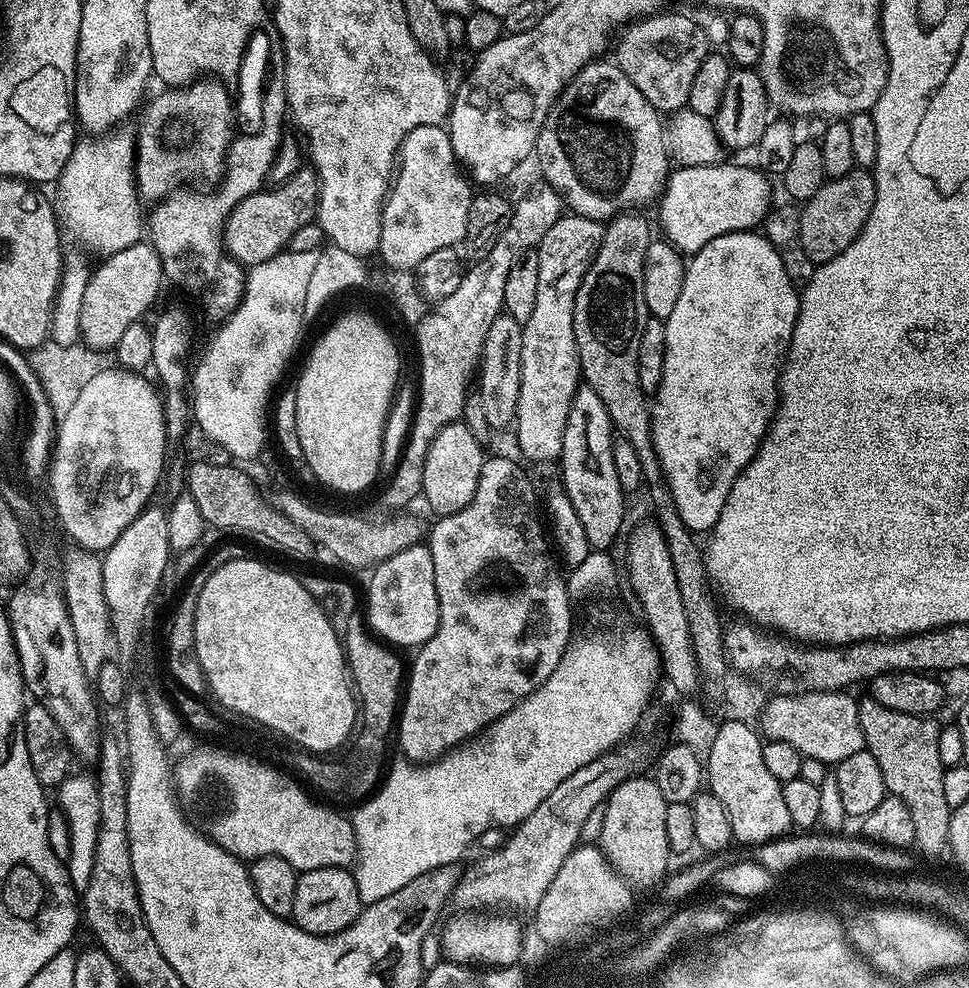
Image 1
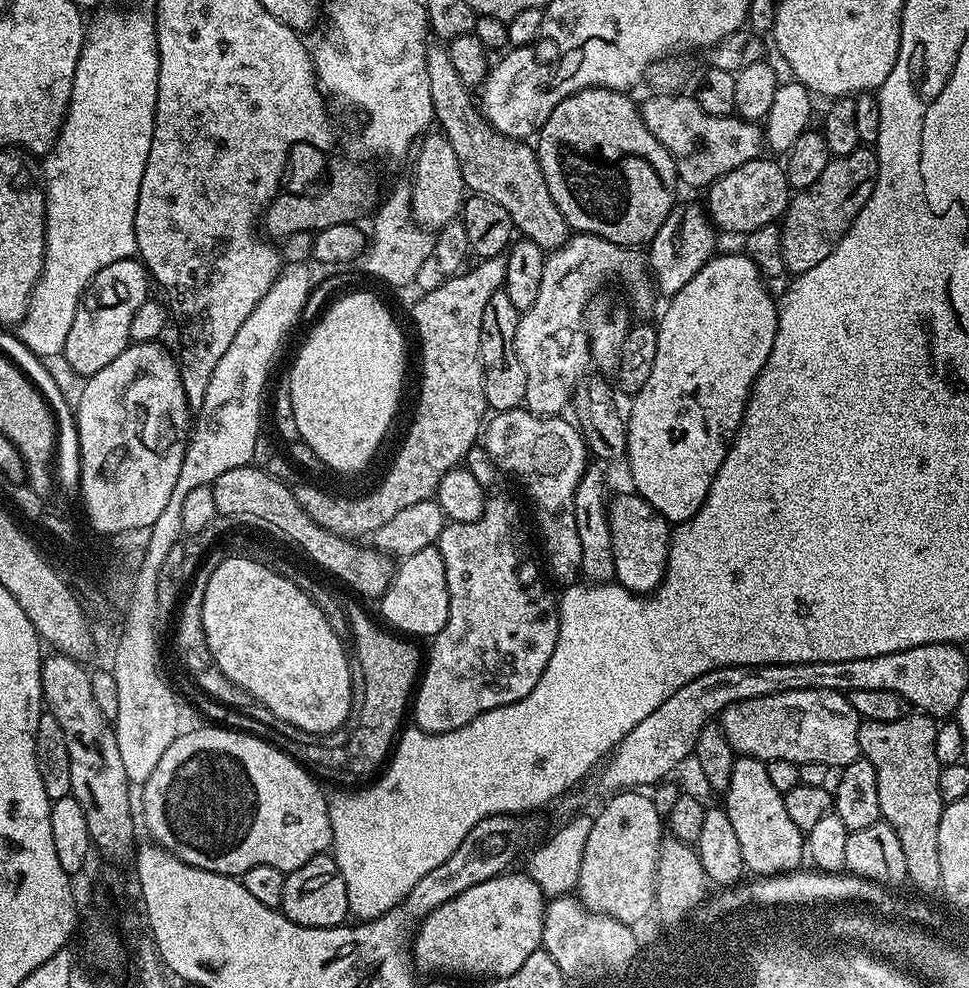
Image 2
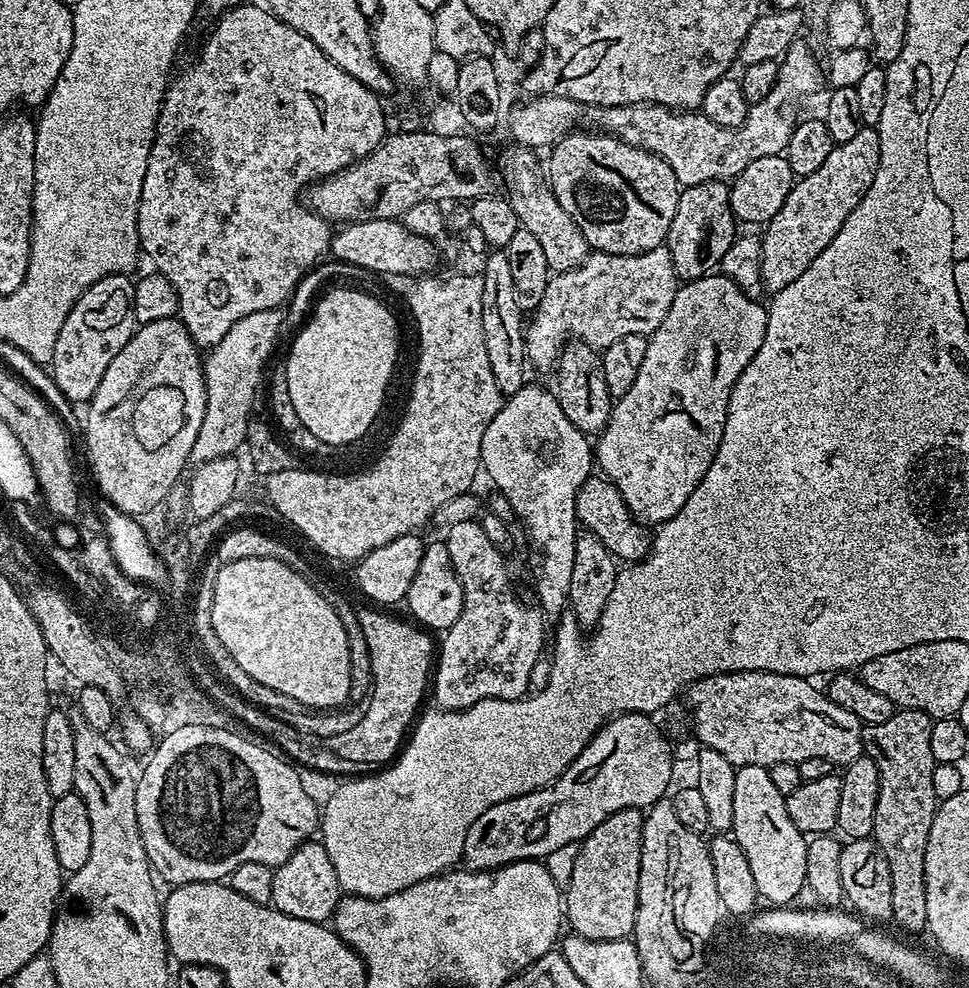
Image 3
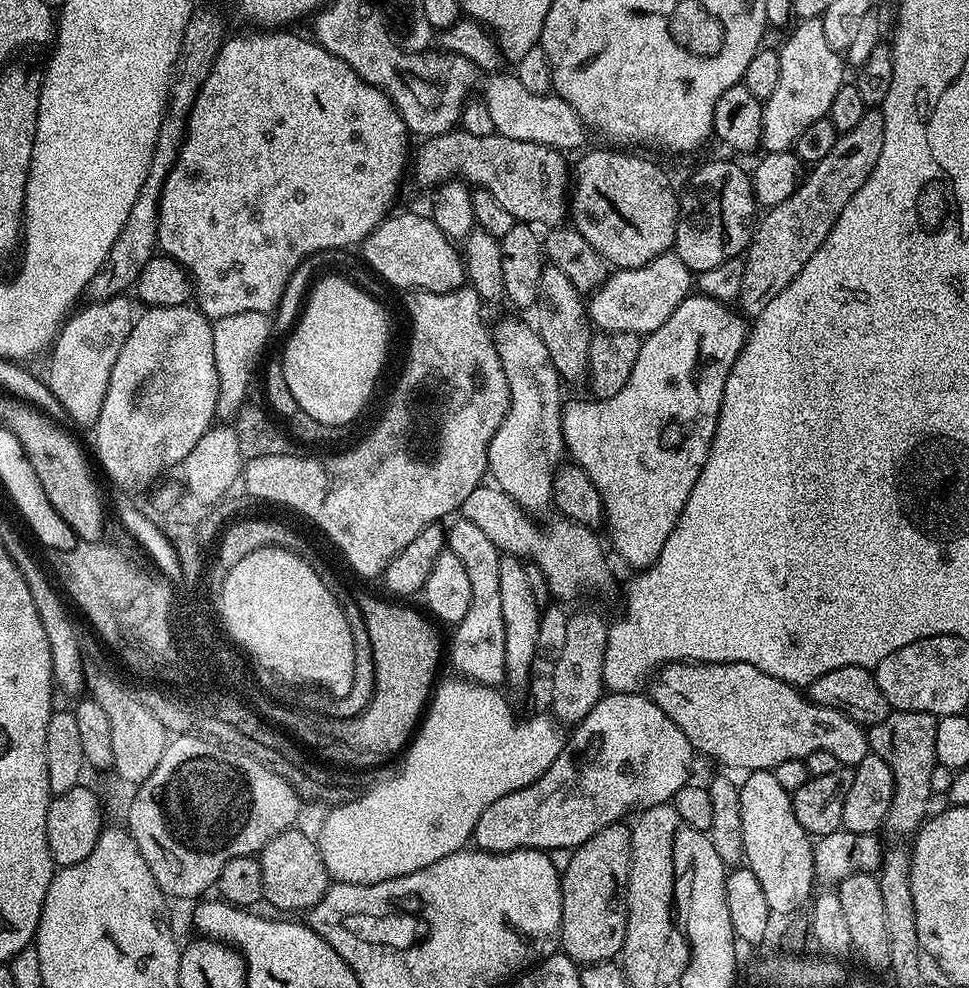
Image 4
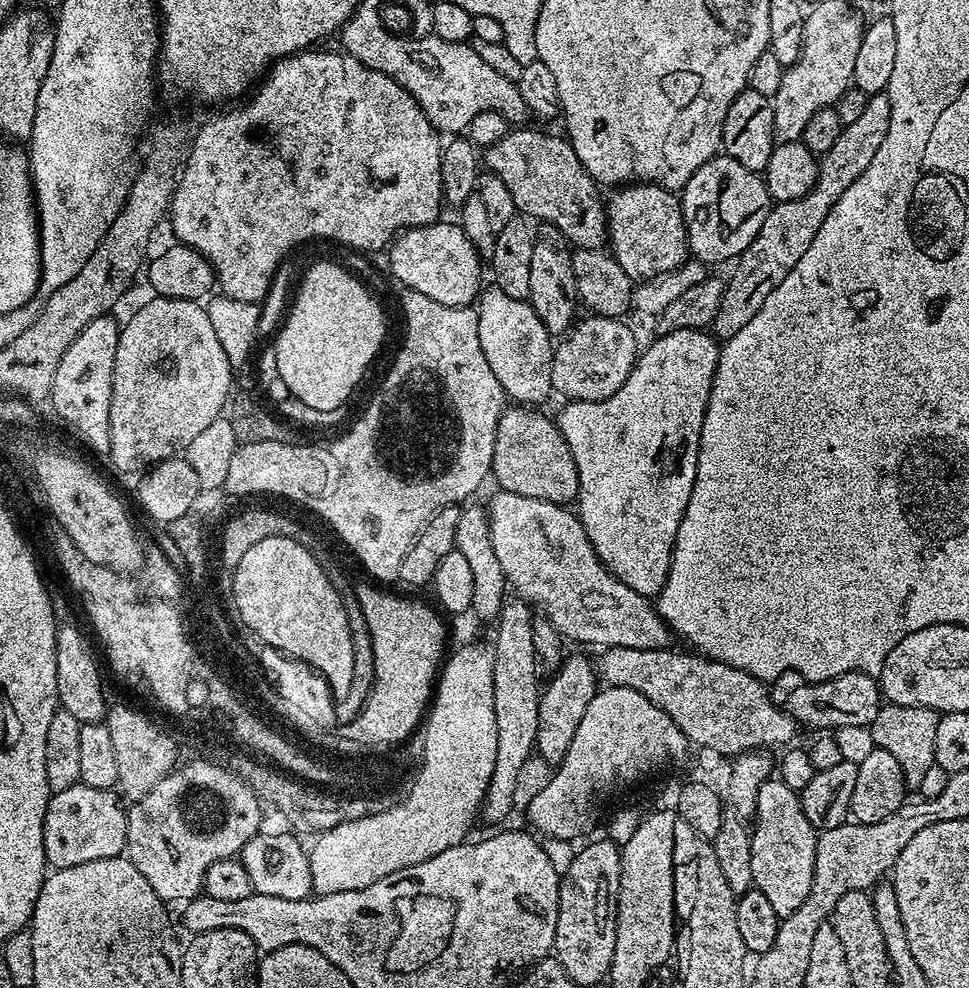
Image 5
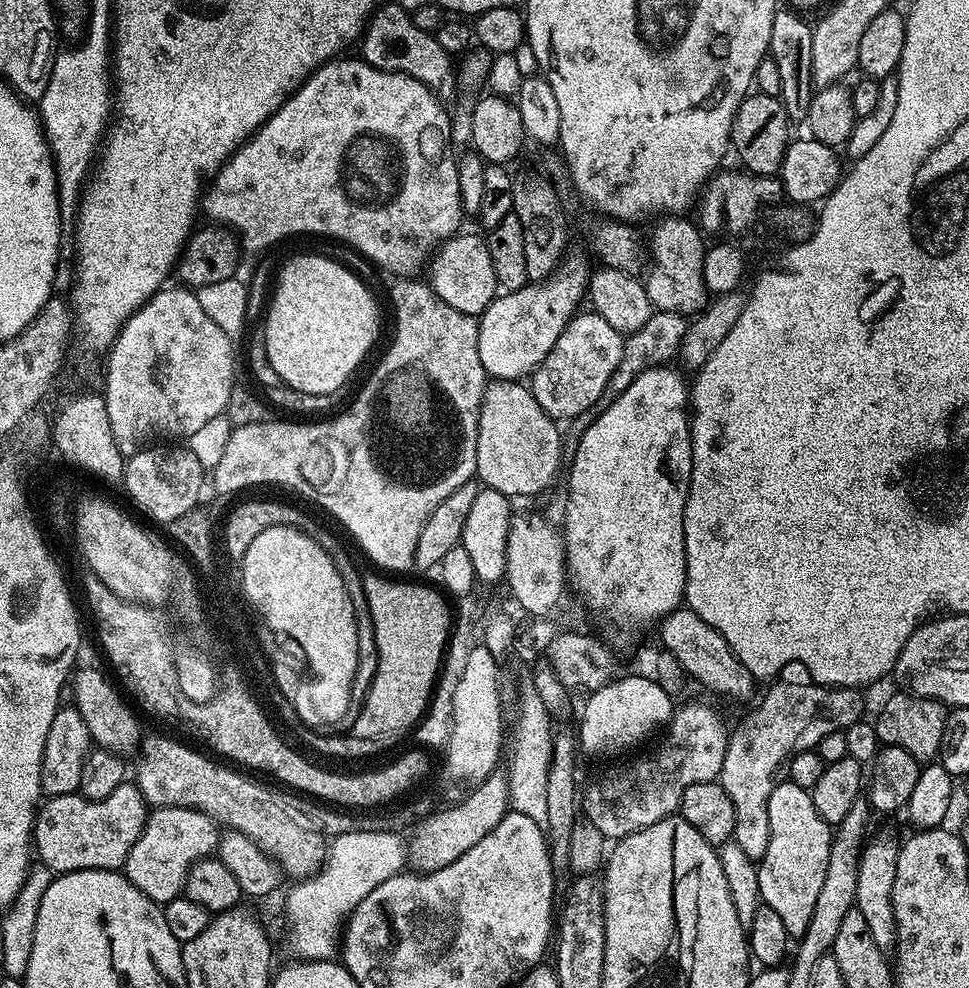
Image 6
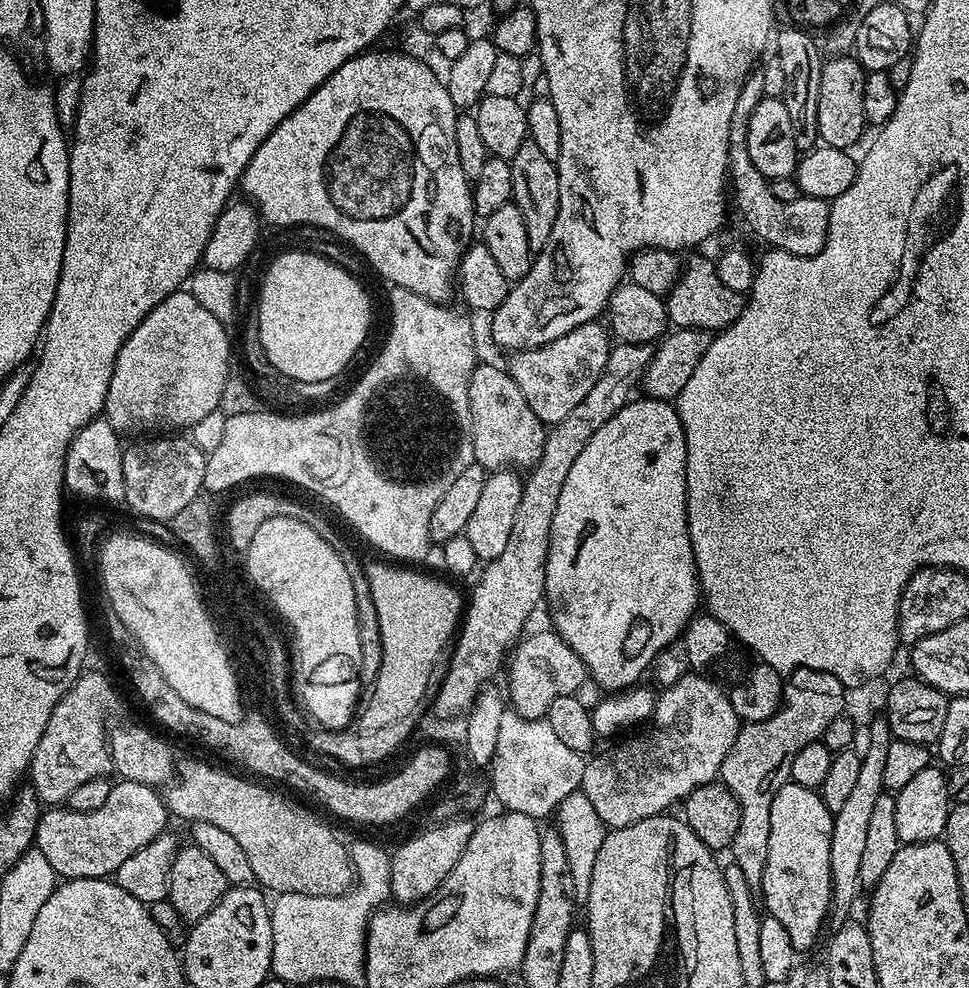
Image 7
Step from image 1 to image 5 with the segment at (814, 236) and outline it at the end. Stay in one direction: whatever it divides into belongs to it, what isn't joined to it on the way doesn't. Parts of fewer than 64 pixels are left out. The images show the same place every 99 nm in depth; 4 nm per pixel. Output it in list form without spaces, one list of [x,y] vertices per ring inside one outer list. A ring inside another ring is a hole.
[[[887,91],[873,92],[866,102],[866,111],[856,121],[843,125],[838,134],[838,142],[830,146],[819,157],[820,177],[816,180],[815,188],[802,198],[781,200],[773,203],[766,214],[766,220],[757,237],[750,242],[740,256],[734,260],[736,269],[732,277],[727,277],[722,294],[722,302],[718,306],[718,314],[714,314],[710,331],[717,341],[723,342],[734,338],[758,310],[762,310],[762,302],[770,298],[770,290],[790,274],[794,266],[798,266],[798,258],[806,254],[810,242],[814,242],[814,234],[818,234],[818,226],[826,222],[826,214],[842,194],[865,170],[878,154],[878,146],[882,146],[886,138],[886,130],[890,130],[890,98]]]

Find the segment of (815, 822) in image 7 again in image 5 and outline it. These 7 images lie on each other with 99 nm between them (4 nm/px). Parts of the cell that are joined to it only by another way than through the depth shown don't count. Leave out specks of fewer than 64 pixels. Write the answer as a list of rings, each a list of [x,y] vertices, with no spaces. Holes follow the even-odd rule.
[[[778,778],[767,780],[758,790],[755,824],[751,829],[753,885],[766,894],[774,914],[781,918],[794,914],[810,894],[818,830],[802,814],[799,795]]]

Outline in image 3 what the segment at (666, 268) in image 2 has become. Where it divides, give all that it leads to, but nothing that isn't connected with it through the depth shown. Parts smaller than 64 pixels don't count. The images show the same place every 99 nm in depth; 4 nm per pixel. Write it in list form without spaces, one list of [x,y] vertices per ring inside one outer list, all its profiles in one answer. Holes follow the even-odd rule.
[[[717,180],[699,183],[681,191],[678,208],[665,240],[677,279],[684,282],[696,280],[719,267],[721,258],[738,234],[732,204],[729,202],[730,192],[731,189],[725,181]]]

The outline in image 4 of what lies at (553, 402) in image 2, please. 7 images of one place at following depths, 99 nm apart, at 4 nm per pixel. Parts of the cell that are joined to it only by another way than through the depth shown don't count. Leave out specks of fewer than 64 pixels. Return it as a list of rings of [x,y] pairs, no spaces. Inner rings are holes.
[[[675,251],[663,252],[641,268],[621,268],[591,293],[586,304],[588,319],[602,332],[635,332],[647,334],[658,330],[661,320],[670,318],[674,310],[694,288],[694,273]]]

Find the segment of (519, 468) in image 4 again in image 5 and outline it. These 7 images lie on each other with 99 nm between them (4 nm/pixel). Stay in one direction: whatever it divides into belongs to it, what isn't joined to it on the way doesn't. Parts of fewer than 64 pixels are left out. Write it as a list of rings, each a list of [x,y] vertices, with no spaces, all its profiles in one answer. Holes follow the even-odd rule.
[[[492,286],[490,290],[481,291],[478,297],[478,342],[482,342],[482,354],[486,354],[486,362],[490,362],[490,370],[494,370],[494,378],[498,378],[498,382],[502,386],[505,397],[511,398],[512,396],[517,405],[520,406],[540,406],[540,403],[547,398],[548,395],[553,395],[554,389],[552,387],[552,373],[546,370],[546,366],[551,365],[552,354],[554,351],[554,340],[553,337],[549,336],[546,326],[542,322],[542,318],[538,318],[538,314],[532,305],[527,300],[510,300],[502,298],[499,288]]]

